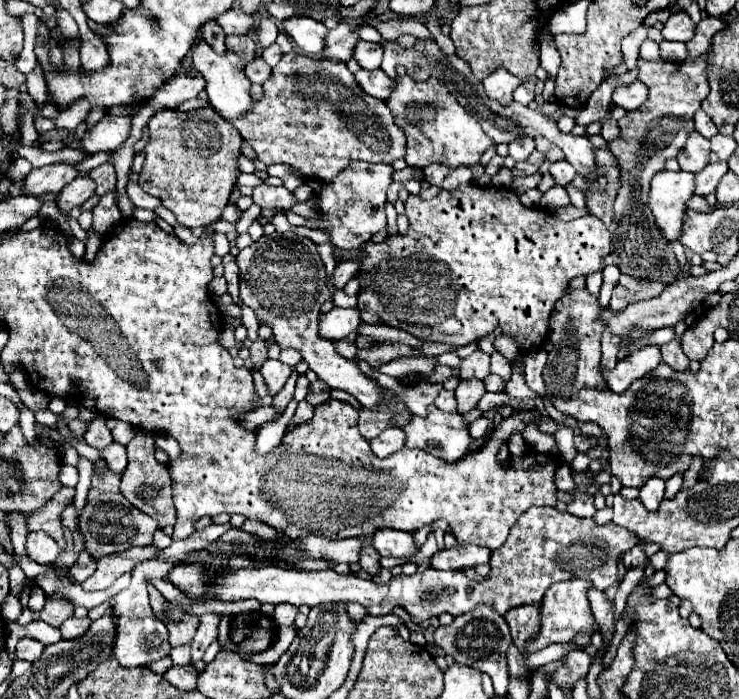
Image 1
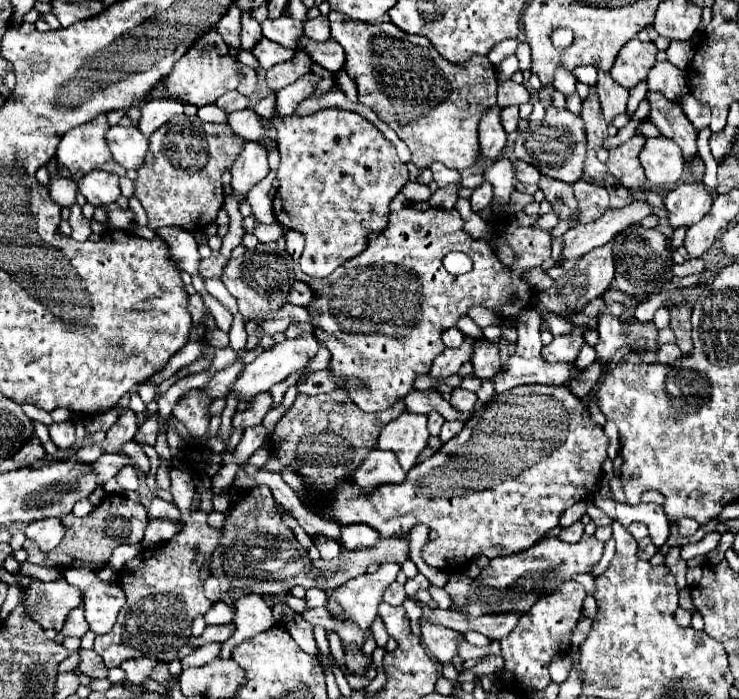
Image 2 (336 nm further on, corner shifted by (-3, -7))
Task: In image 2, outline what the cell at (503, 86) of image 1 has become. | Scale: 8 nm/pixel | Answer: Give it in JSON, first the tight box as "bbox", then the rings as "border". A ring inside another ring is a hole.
{"bbox":[479,106,507,160],"border":[[[493,106],[491,110],[487,110],[487,114],[483,114],[479,122],[479,144],[481,144],[483,158],[493,158],[493,160],[499,158],[505,146],[507,132],[499,122],[499,114],[501,114],[501,108]]]}

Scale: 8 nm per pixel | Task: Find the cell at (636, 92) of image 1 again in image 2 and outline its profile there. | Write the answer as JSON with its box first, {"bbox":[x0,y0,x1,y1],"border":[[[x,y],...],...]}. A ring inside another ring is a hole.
{"bbox":[595,72,629,122],"border":[[[599,72],[599,82],[595,88],[597,88],[597,96],[601,100],[603,116],[607,122],[611,122],[617,114],[625,114],[629,92],[617,82],[613,82],[613,78],[607,72]]]}

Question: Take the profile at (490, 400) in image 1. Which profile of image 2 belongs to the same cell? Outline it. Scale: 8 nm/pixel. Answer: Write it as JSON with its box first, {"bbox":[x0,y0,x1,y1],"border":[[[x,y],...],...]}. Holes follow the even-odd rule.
{"bbox":[439,420,463,442],"border":[[[455,420],[455,422],[445,422],[443,424],[443,428],[441,428],[441,432],[439,432],[439,438],[443,440],[443,442],[447,442],[447,440],[451,440],[453,436],[457,436],[461,430],[463,430],[463,422],[459,422],[459,420]]]}

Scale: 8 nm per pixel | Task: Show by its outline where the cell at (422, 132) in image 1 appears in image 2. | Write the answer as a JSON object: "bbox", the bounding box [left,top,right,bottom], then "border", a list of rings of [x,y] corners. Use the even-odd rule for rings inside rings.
{"bbox":[329,12,497,170],"border":[[[329,12],[329,22],[331,22],[331,38],[337,40],[343,48],[345,48],[345,54],[347,54],[347,60],[345,60],[345,66],[343,70],[355,80],[357,88],[359,88],[359,102],[365,104],[367,108],[371,108],[377,118],[381,122],[385,122],[391,130],[397,132],[397,136],[407,144],[407,148],[411,150],[411,162],[417,166],[417,168],[429,168],[433,162],[443,162],[447,168],[455,168],[455,170],[467,170],[467,168],[473,168],[475,162],[479,160],[479,138],[477,138],[477,124],[479,124],[479,118],[483,116],[483,112],[487,112],[489,108],[497,104],[497,78],[495,78],[495,70],[493,70],[493,64],[489,62],[487,56],[473,56],[471,60],[463,62],[463,64],[453,64],[453,62],[447,62],[445,58],[441,58],[441,54],[431,46],[431,42],[427,42],[427,38],[423,36],[413,36],[413,34],[407,34],[403,30],[399,30],[397,26],[393,26],[393,22],[375,22],[375,24],[367,24],[367,22],[353,22],[351,18],[347,18],[345,14],[339,14],[339,12]]]}

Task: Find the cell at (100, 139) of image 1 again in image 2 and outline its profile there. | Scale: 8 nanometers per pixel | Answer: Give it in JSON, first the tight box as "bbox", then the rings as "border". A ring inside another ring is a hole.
{"bbox":[107,126,149,170],"border":[[[111,126],[107,130],[107,144],[115,162],[127,170],[137,170],[143,164],[149,140],[135,126]]]}

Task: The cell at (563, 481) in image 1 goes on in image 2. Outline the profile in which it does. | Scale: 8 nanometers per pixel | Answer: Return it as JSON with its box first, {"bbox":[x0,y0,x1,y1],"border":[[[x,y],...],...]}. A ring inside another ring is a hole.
{"bbox":[616,502,669,548],"border":[[[616,502],[617,520],[629,526],[631,522],[643,522],[649,528],[649,536],[657,548],[661,548],[669,536],[669,520],[663,512],[661,504],[639,504],[629,506]]]}

